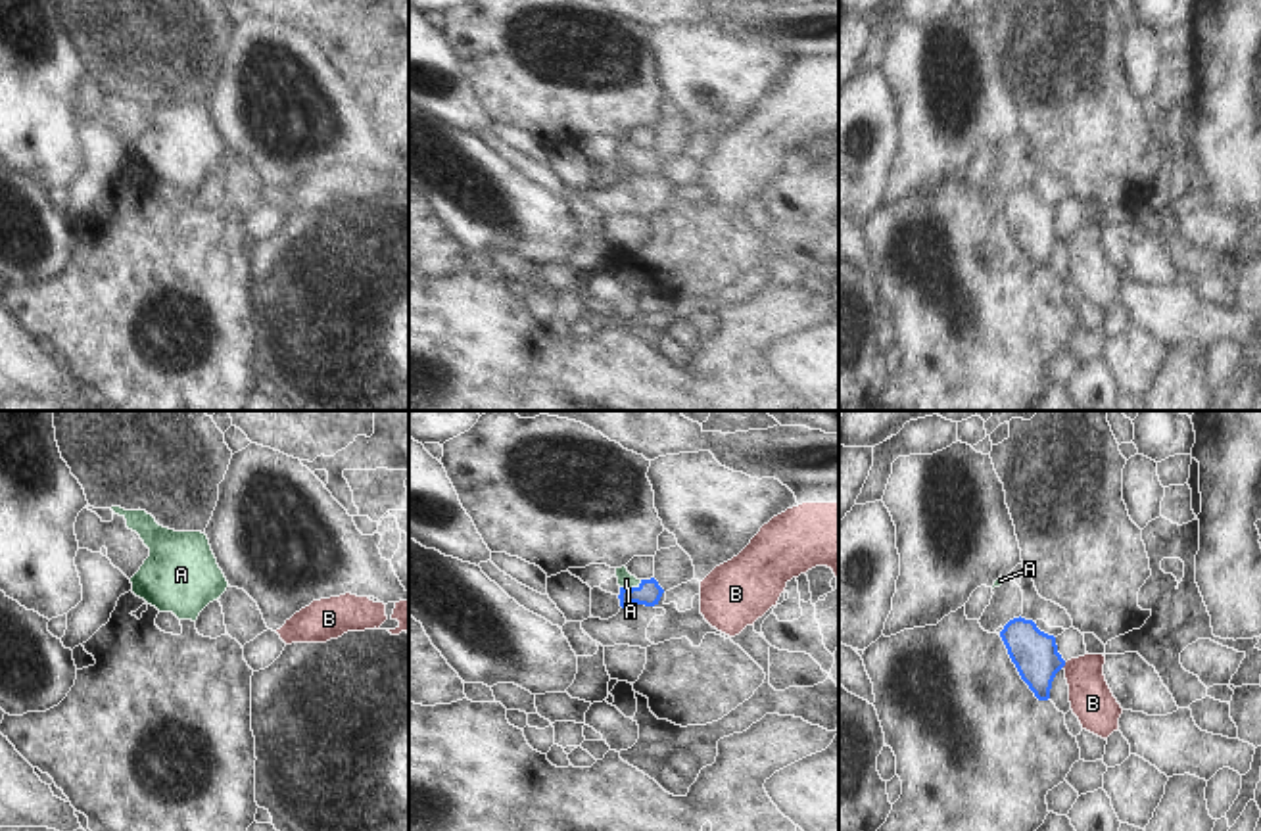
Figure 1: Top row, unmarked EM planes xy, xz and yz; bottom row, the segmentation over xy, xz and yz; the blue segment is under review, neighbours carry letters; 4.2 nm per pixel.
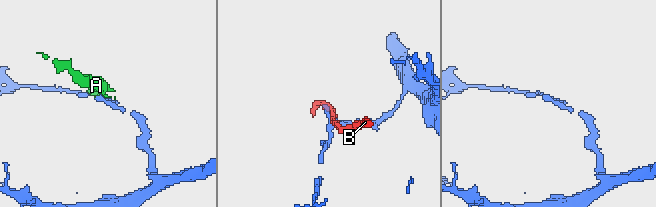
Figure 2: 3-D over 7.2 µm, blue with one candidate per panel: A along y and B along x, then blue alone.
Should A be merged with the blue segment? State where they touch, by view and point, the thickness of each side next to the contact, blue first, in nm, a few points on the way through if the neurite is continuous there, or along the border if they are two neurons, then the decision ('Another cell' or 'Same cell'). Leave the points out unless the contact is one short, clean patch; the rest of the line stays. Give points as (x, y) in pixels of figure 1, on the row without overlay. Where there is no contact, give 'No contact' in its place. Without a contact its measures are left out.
Touches blue at xz (632, 158). Thickness 100 nm (blue) against 70 nm. Path across: xz (649, 162), (632, 158), (626, 150). Same cell.

